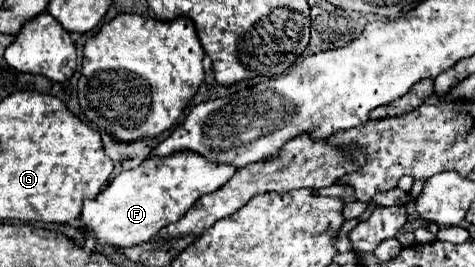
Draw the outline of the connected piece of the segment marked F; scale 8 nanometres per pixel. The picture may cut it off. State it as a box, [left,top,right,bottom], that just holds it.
[83,152,235,248]

